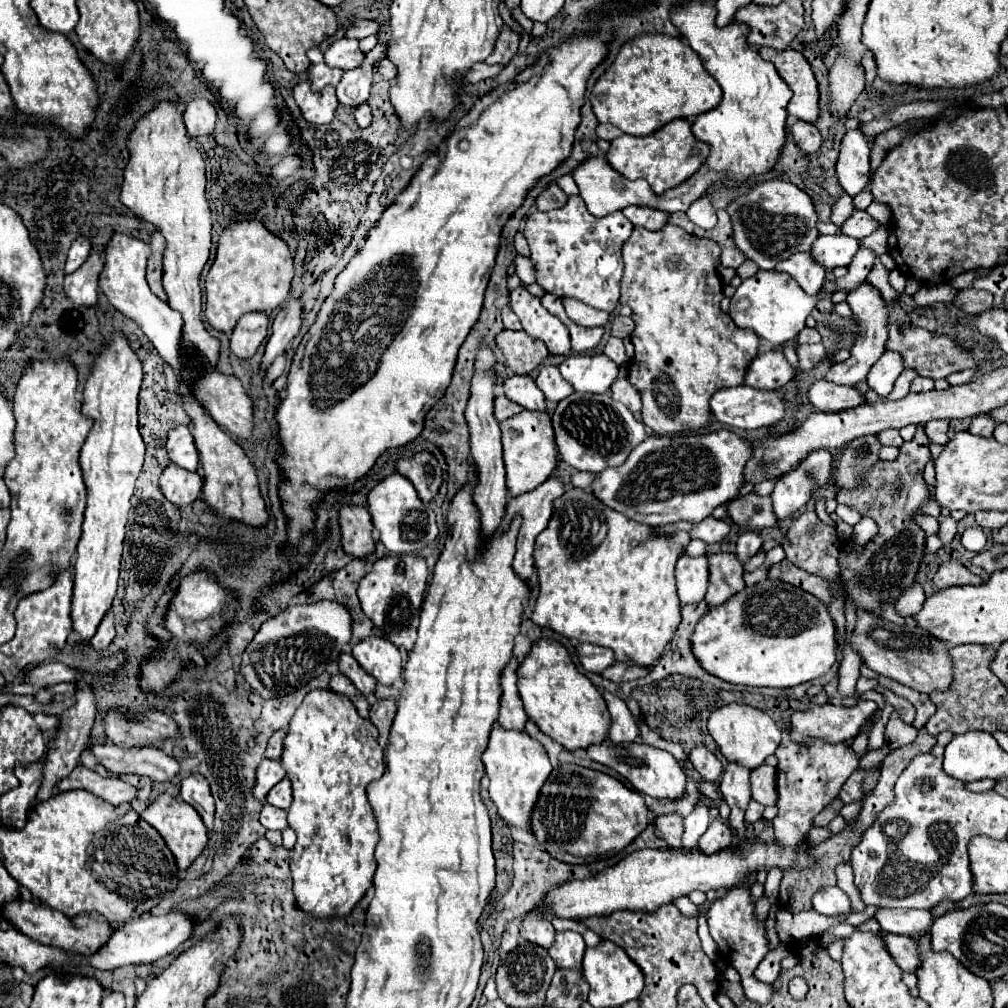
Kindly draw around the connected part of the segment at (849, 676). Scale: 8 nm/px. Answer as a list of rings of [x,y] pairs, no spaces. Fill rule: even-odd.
[[[849,641],[843,653],[843,661],[839,667],[839,693],[845,697],[855,697],[855,683],[861,677],[859,675],[859,667],[861,667],[861,659],[849,649]]]

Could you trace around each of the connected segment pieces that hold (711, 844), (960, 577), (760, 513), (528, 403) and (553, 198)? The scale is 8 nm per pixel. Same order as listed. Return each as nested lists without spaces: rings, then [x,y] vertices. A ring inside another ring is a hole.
[[[721,819],[713,821],[709,825],[709,829],[703,833],[703,837],[699,839],[699,851],[705,855],[713,855],[721,849],[727,849],[733,843],[733,831],[729,829],[729,825]]]
[[[945,561],[939,571],[933,577],[935,585],[939,589],[945,587],[953,587],[953,585],[983,585],[983,577],[973,575],[965,565],[961,565],[959,561]]]
[[[753,493],[733,499],[729,503],[729,517],[737,525],[743,525],[747,529],[757,529],[757,531],[765,527],[773,527],[777,523],[771,497],[759,497]]]
[[[513,375],[505,379],[503,393],[517,405],[529,411],[545,411],[545,397],[529,375]]]
[[[551,183],[537,199],[537,209],[539,211],[551,211],[551,209],[559,209],[567,203],[567,195],[559,189],[557,183]]]

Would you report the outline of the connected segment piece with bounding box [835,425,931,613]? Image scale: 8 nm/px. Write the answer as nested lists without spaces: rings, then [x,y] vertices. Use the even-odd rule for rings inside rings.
[[[917,425],[913,441],[901,445],[901,453],[895,461],[879,461],[865,473],[863,487],[839,489],[835,497],[837,503],[857,507],[863,517],[871,517],[879,525],[877,537],[865,547],[863,553],[843,553],[839,559],[841,593],[849,595],[857,609],[869,609],[871,613],[879,613],[879,603],[897,601],[901,591],[911,587],[915,581],[921,557],[925,553],[925,533],[915,523],[915,511],[921,501],[911,495],[911,491],[929,491],[921,473],[929,459],[929,439],[923,431],[923,425]],[[895,485],[899,485],[899,489],[895,489]]]

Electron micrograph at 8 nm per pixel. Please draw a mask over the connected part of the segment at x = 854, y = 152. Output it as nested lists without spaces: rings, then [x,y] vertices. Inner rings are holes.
[[[859,129],[847,131],[837,161],[839,183],[851,197],[855,197],[869,185],[869,175],[869,145],[865,137],[861,137]]]

